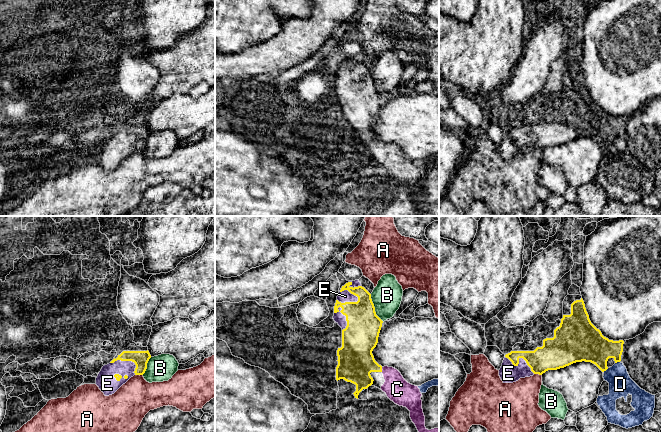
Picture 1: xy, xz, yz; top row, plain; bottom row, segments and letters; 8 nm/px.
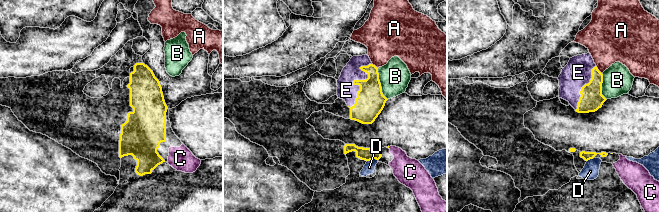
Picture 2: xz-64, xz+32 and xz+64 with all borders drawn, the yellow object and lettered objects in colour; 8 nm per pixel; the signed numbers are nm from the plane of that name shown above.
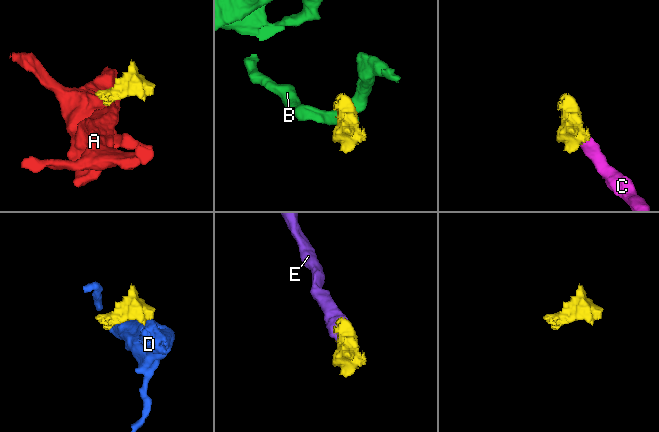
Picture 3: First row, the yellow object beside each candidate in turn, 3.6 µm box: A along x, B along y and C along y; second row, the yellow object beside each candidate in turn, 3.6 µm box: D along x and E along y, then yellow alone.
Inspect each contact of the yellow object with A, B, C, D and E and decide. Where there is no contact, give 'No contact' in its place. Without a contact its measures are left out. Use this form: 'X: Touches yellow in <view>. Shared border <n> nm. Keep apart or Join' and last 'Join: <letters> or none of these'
A: Touches yellow in xy. Shared border 60 nm. Keep apart
B: Touches yellow in xz. Shared border 240 nm. Keep apart
C: Touches yellow in xz. Shared border 40 nm. Join
D: Touches yellow in yz. Shared border 40 nm. Keep apart
E: Touches yellow in xz. Shared border 180 nm. Join
Join: C, E

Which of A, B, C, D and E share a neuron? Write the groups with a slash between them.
A / B / C E / D

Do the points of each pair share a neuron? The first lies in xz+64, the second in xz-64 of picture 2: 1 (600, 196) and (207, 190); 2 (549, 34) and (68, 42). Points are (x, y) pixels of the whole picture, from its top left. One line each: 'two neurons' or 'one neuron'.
1: one neuron
2: one neuron

